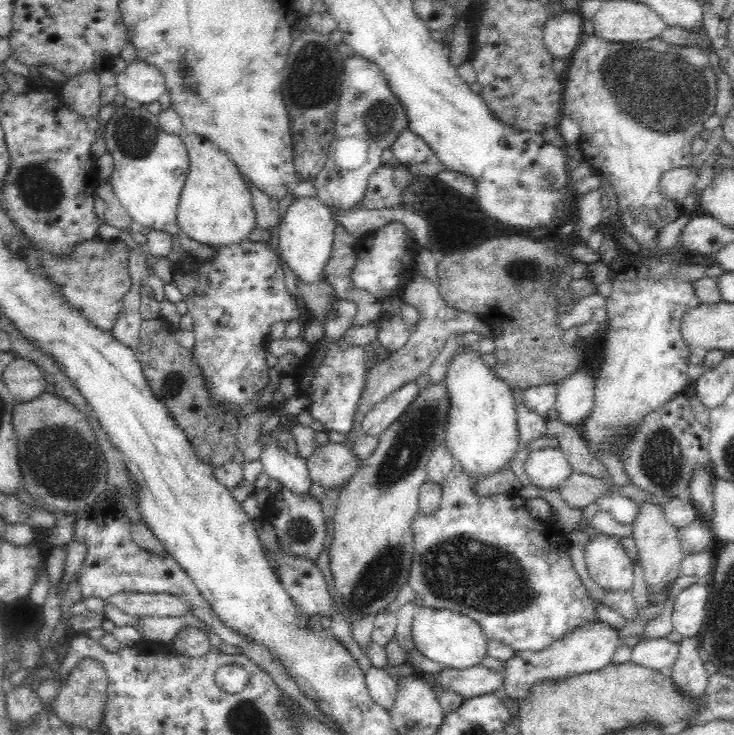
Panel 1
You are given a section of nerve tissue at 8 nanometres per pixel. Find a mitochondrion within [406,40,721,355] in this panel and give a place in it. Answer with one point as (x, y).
(662, 90)

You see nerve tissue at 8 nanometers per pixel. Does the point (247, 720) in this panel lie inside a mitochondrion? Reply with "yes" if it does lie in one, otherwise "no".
yes

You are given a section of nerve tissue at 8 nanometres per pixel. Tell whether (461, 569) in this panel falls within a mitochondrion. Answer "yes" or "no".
yes

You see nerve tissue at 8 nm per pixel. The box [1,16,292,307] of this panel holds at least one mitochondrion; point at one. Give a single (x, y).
(39, 186)

